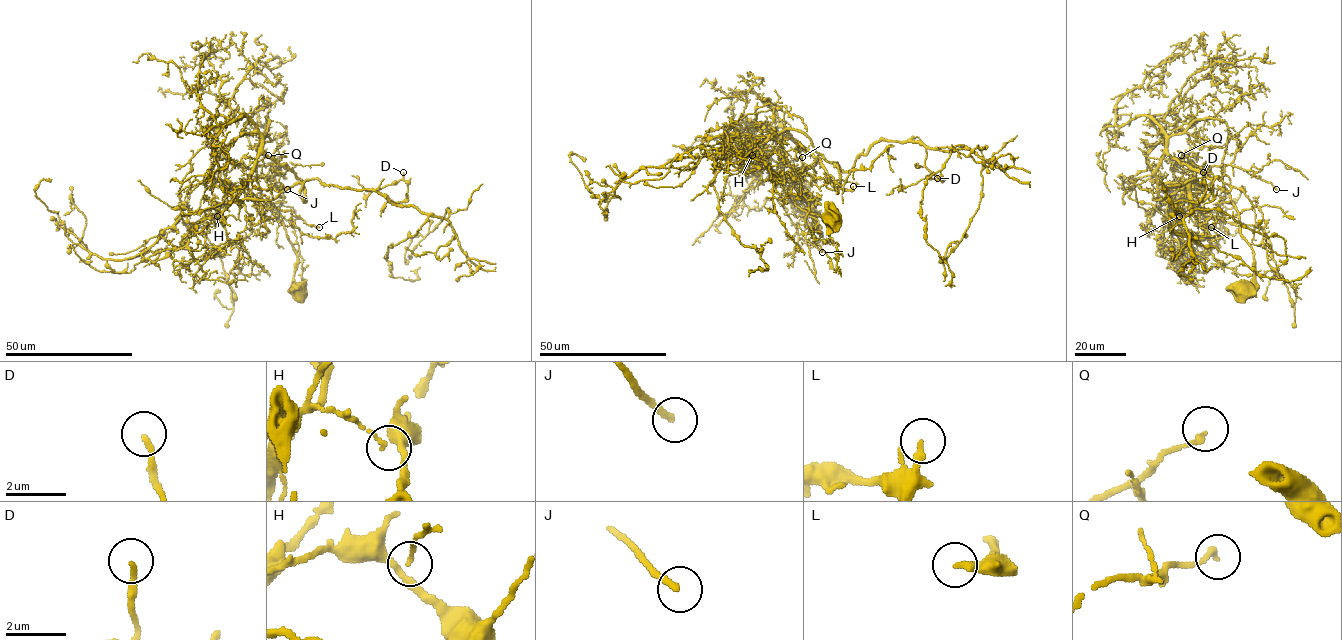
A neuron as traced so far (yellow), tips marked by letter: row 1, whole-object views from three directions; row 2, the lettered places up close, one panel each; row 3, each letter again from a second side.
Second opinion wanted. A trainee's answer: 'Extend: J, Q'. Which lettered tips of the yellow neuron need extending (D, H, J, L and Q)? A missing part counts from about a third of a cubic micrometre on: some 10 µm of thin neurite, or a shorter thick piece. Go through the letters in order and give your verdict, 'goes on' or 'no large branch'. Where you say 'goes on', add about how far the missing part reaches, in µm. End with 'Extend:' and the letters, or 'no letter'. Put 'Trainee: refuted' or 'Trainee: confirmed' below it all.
D: goes on | 10 µm
H: no large branch
J: goes on | 35 µm
L: no large branch
Q: no large branch
Extend: D, J
Trainee: refuted

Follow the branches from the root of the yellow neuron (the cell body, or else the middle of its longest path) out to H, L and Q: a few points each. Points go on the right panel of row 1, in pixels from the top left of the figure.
H: (1243, 292), (1253, 251), (1223, 182), (1228, 127), (1220, 120), (1196, 119), (1169, 139), (1156, 193), (1179, 216)
L: (1243, 292), (1253, 251), (1223, 182), (1228, 127), (1201, 118), (1169, 137), (1156, 175), (1214, 215), (1211, 227)
Q: (1243, 292), (1253, 251), (1223, 182), (1226, 123), (1196, 119), (1162, 133), (1170, 155), (1195, 166), (1181, 155)

